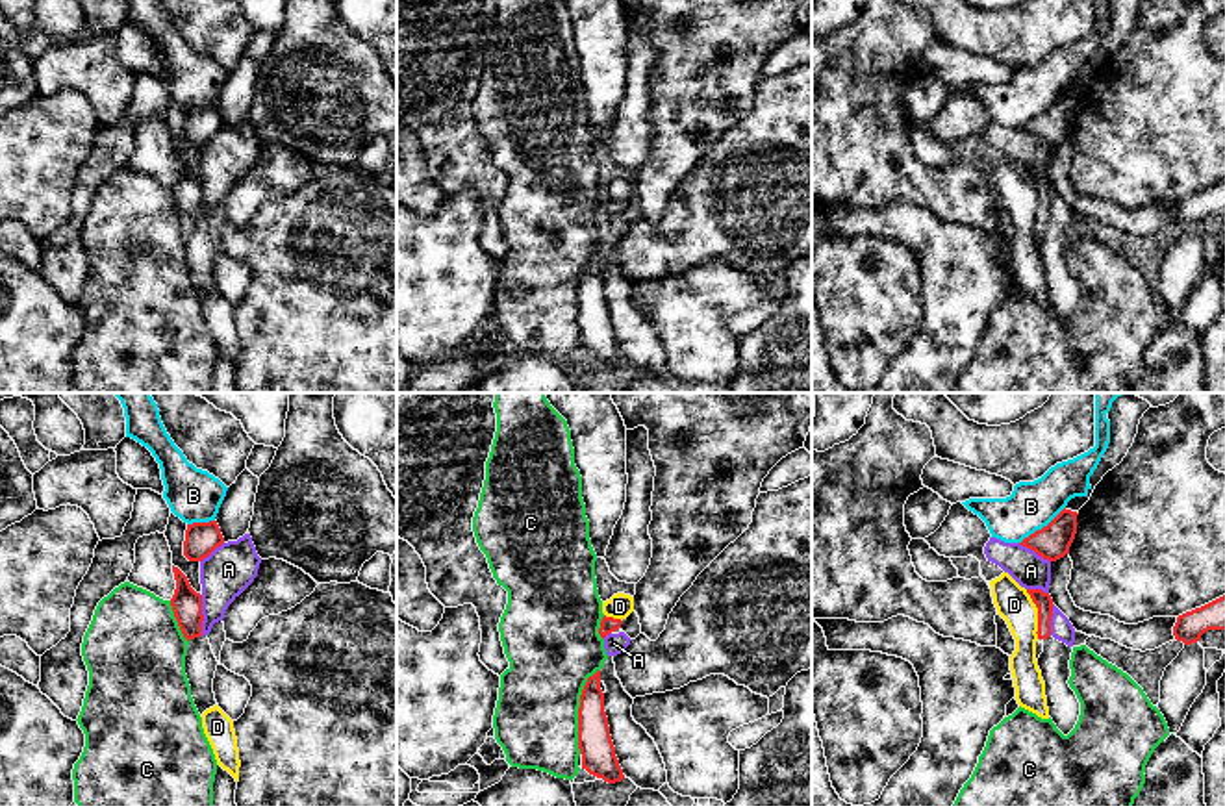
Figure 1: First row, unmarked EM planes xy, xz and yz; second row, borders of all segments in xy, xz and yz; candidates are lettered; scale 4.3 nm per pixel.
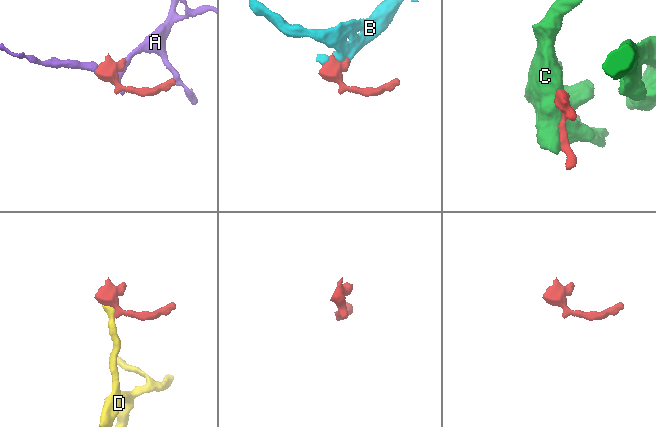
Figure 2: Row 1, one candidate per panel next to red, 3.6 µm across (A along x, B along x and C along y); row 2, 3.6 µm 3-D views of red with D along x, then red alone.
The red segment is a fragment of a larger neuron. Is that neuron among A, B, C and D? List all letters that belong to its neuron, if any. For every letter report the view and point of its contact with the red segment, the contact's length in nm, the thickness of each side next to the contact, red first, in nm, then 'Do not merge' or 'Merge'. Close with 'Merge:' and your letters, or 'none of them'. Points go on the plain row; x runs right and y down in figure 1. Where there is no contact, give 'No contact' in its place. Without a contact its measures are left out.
A: Touches red at xy (202, 201). Shared border 180 nm. Thickness 130 nm (red) against 220 nm. Do not merge
B: Touches red at yz (1044, 112). Shared border 260 nm. Thickness 150 nm (red) against 200 nm. Do not merge
C: Touches red at xz (579, 295). Shared border 380 nm. Thickness 150 nm (red) against 360 nm. Do not merge
D: Touches red at yz (1038, 199). Shared border 220 nm. Thickness 80 nm (red) against 160 nm. Do not merge
Merge: none of them

